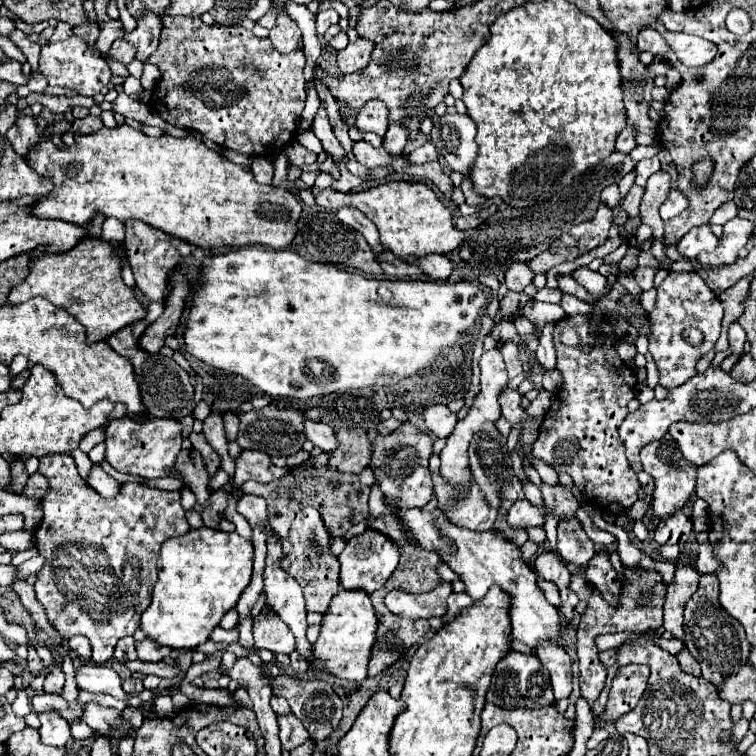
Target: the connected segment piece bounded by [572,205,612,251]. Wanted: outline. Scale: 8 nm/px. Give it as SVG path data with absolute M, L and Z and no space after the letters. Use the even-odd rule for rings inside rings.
M600 205L592 221L580 223L572 229L572 245L586 247L588 251L602 245L608 237L610 225L612 225L612 209L606 205Z

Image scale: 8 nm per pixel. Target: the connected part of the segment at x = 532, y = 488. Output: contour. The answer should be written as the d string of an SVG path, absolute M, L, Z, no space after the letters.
M526 481L524 483L524 495L526 495L526 499L534 505L534 507L538 507L540 509L540 513L546 517L546 511L544 511L544 499L542 499L542 493L540 493L540 489L532 483L532 481Z

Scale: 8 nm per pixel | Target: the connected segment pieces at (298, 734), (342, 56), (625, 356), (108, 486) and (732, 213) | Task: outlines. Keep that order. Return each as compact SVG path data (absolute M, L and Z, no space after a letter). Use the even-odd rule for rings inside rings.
M282 715L282 717L278 717L278 725L280 725L282 749L286 749L286 751L296 749L298 745L302 745L304 741L310 739L310 735L304 729L302 721L296 719L294 715Z
M358 39L358 41L350 43L346 49L336 53L336 65L342 73L360 71L368 63L370 51L372 51L372 43L366 39Z
M618 341L618 347L614 347L614 349L616 349L616 353L618 353L618 357L622 361L628 361L628 359L632 359L636 355L636 347L626 343L626 341Z
M94 465L92 471L90 471L90 481L88 481L90 487L94 487L102 497L116 497L118 491L120 491L120 483L110 477L108 473L104 473L100 469L100 465Z
M728 201L728 203L724 203L724 205L720 205L720 207L716 209L716 213L712 215L710 223L724 225L728 219L732 219L732 217L736 217L736 215L738 215L738 213L736 213L736 205L734 205L734 201Z

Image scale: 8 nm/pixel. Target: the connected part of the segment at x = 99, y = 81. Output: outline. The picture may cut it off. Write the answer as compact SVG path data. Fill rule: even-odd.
M68 37L64 41L56 41L56 43L46 43L42 47L42 53L40 53L40 73L48 79L48 83L52 87L68 87L68 89L74 89L78 91L80 95L88 95L88 97L94 97L98 95L110 81L112 77L112 71L106 63L106 59L94 55L82 37Z

